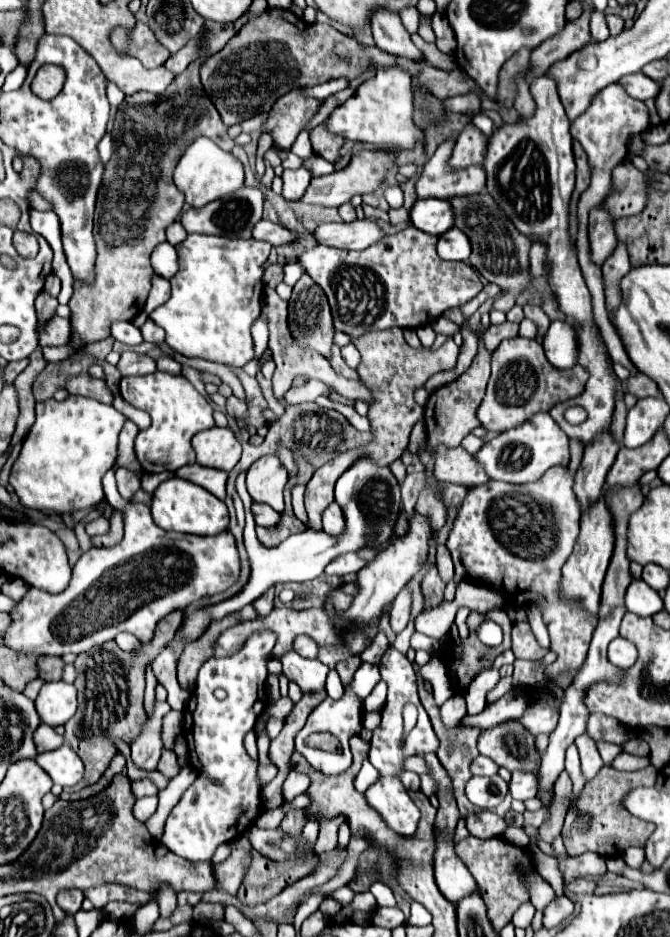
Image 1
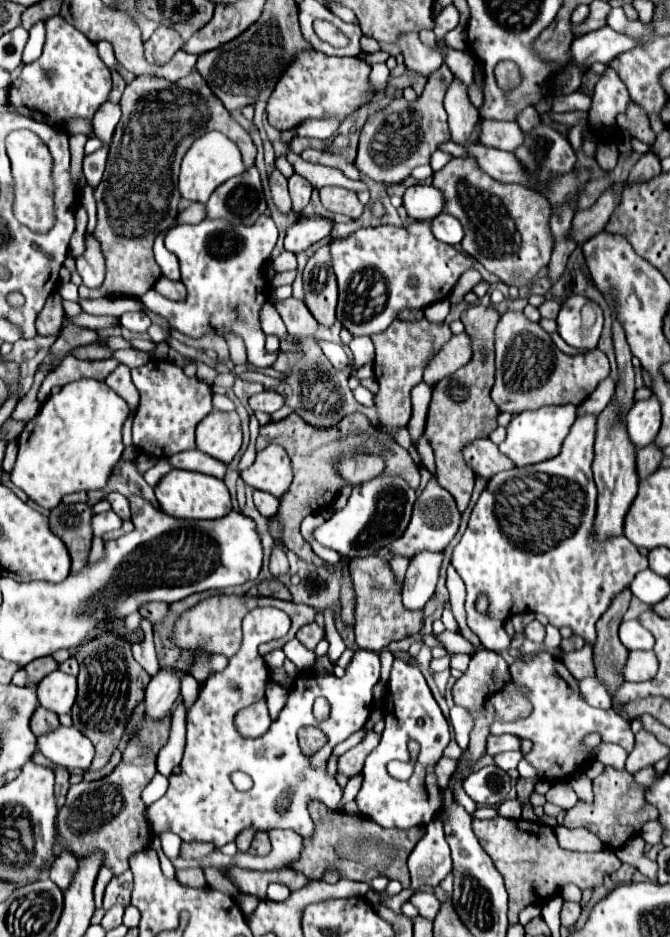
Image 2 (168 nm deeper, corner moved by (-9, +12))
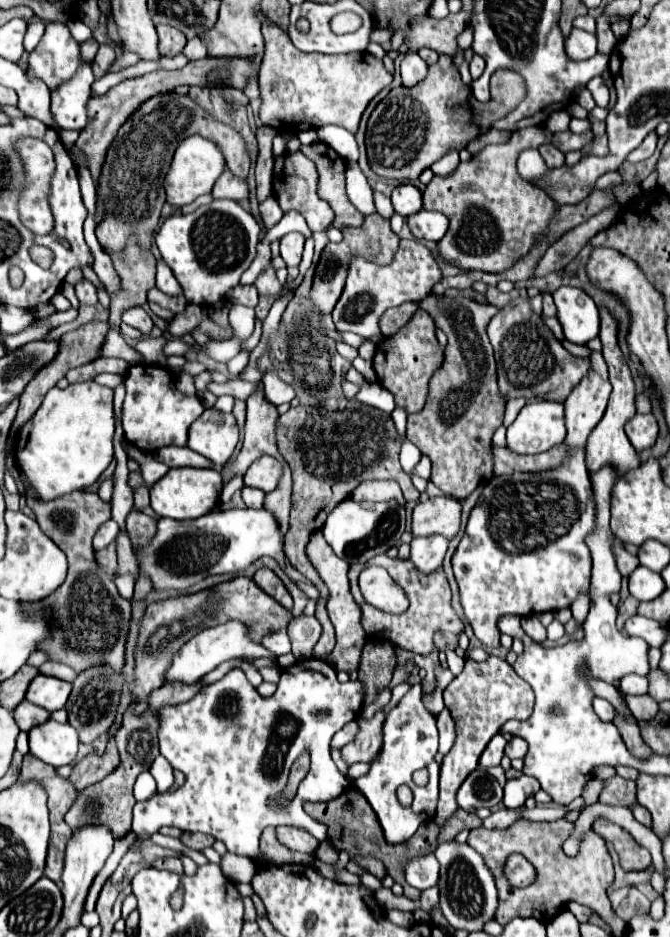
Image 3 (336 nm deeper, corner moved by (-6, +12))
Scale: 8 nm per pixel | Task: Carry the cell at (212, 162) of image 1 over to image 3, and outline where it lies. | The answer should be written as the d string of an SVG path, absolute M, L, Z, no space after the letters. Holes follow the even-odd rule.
M193 135L193 137L187 137L175 151L175 157L173 157L173 163L171 163L171 169L165 177L165 191L167 191L167 201L171 205L177 205L177 207L183 207L187 203L193 203L197 197L201 195L207 195L211 193L215 181L223 175L225 171L225 157L223 153L219 151L219 147L199 135Z

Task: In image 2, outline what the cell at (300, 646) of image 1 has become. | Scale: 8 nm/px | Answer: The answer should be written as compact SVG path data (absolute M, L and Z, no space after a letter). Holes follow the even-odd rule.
M316 623L300 627L298 633L296 633L296 639L308 649L314 649L322 641L322 637L324 637L324 629L320 625L316 625Z

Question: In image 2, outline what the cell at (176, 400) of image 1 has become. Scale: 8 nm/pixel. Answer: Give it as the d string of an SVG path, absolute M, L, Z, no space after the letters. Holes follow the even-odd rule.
M150 359L146 365L132 369L132 381L140 393L132 427L134 447L154 457L170 457L194 449L194 429L212 411L210 385L196 377L186 377L180 367L164 359Z

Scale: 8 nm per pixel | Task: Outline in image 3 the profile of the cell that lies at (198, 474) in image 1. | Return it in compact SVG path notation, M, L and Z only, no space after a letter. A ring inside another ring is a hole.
M175 445L159 449L157 461L165 463L167 467L199 467L199 469L211 469L213 467L213 463L207 457L191 451L189 447L175 447Z

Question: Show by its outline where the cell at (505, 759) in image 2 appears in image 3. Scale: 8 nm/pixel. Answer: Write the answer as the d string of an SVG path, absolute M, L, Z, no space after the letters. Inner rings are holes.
M513 737L505 747L505 755L509 759L523 759L525 753L527 753L527 743L521 737Z

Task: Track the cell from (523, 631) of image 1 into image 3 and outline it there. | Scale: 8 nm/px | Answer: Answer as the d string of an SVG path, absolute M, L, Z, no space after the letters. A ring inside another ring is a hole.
M535 615L523 617L523 619L521 619L521 627L523 627L523 631L525 631L533 641L537 641L537 643L543 643L543 641L547 639L547 631L545 631L545 627L541 625L541 621L539 621Z

